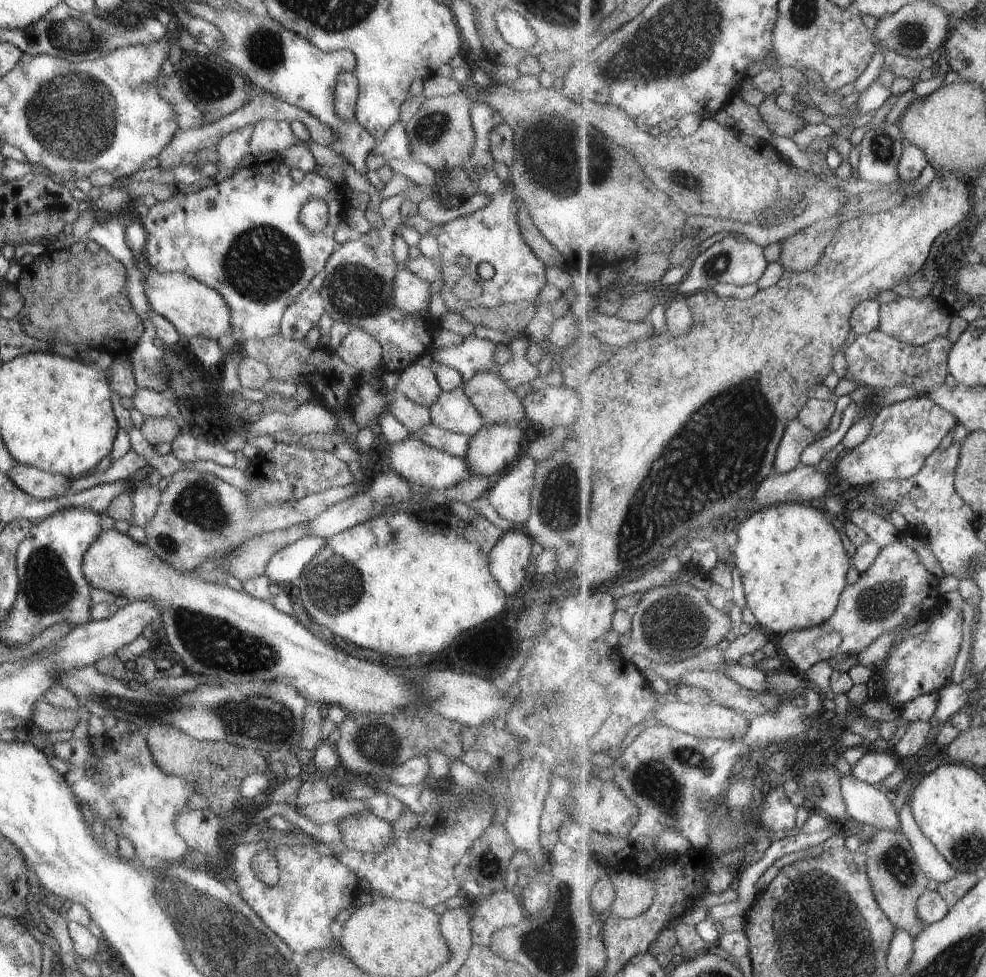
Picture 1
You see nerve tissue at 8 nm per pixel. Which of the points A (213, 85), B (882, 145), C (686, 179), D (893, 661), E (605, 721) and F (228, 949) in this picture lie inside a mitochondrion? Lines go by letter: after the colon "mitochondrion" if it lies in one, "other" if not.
A: mitochondrion
B: mitochondrion
C: mitochondrion
D: other
E: other
F: mitochondrion

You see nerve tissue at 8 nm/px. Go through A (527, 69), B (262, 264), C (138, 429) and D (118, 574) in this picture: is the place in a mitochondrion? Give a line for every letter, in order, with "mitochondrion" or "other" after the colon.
A: other
B: mitochondrion
C: other
D: other

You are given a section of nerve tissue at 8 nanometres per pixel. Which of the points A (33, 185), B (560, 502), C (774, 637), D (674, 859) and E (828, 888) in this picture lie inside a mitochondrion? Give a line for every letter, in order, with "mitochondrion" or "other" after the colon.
A: other
B: mitochondrion
C: other
D: other
E: other

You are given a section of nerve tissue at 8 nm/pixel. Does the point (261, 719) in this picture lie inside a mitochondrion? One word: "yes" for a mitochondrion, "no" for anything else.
yes

